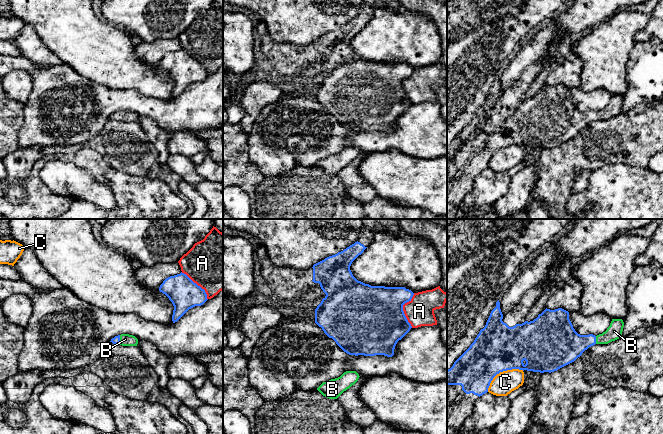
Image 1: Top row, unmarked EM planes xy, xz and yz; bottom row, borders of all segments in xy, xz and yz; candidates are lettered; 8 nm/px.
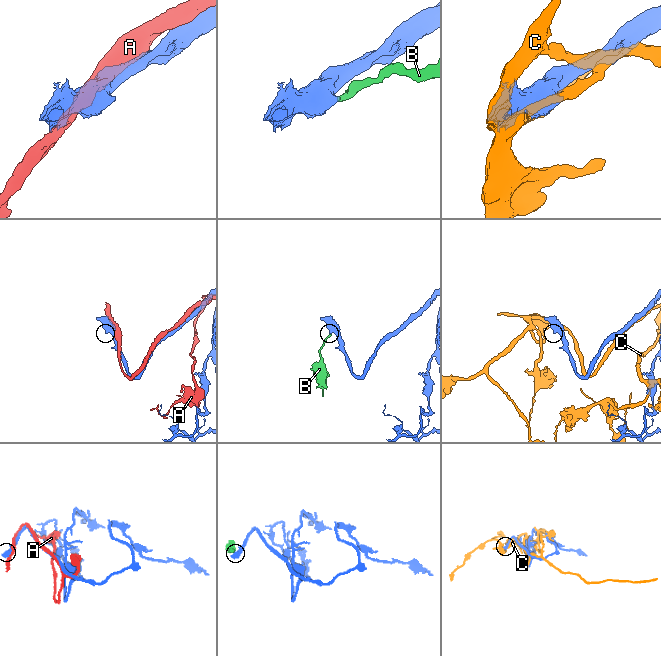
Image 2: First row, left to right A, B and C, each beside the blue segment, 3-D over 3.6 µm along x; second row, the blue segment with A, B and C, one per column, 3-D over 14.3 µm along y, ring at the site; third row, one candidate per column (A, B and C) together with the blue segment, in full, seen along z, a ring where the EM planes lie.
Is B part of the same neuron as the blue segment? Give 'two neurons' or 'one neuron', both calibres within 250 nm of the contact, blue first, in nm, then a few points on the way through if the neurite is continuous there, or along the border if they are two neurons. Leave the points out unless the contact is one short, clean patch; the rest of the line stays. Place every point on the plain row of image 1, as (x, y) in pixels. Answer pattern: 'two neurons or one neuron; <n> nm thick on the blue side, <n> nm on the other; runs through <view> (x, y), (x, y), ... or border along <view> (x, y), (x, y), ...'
one neuron; 60 nm thick on the blue side, 100 nm on the other

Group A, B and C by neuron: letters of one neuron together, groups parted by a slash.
A / B / C

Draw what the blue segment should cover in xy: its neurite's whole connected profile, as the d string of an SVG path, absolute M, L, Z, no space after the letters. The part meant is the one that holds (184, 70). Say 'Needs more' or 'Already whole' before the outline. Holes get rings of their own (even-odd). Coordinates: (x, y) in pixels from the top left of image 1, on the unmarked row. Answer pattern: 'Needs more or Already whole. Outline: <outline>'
Already whole. Outline: M180 49L166 54L159 63L174 82L172 97L177 98L189 85L203 81L208 75L204 65L186 50Z

